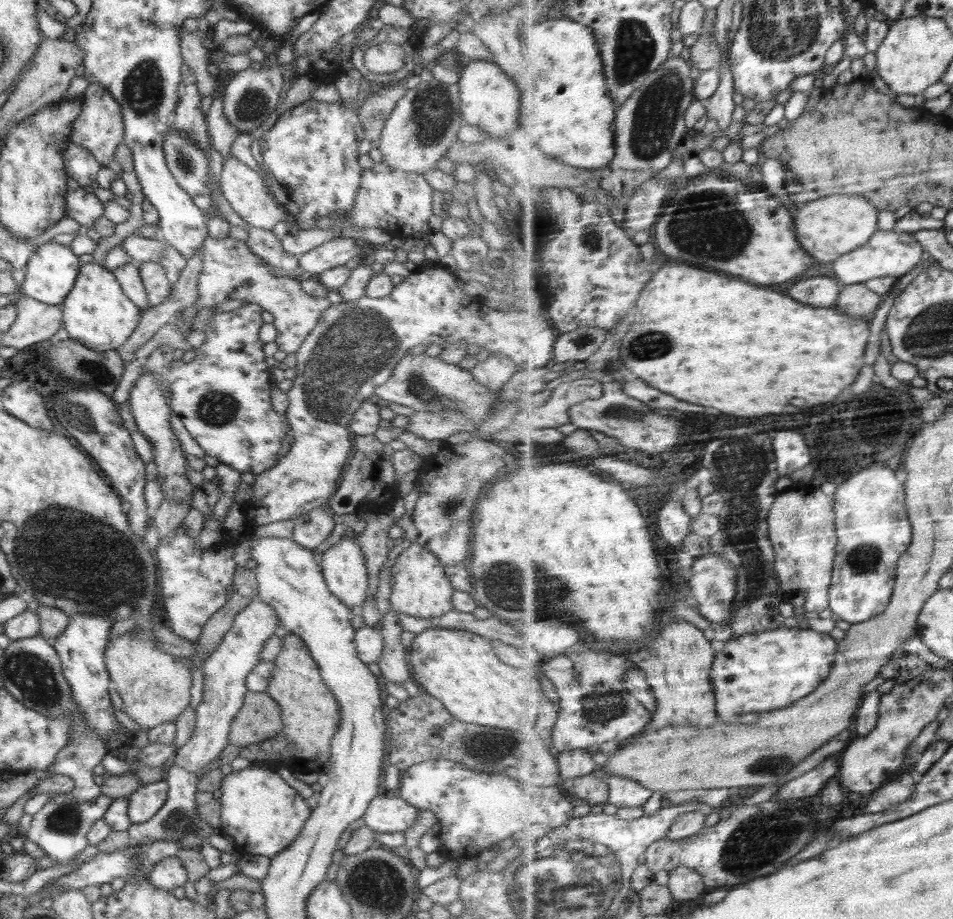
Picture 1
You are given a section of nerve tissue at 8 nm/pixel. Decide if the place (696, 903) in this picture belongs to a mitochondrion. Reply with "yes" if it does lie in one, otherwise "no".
no

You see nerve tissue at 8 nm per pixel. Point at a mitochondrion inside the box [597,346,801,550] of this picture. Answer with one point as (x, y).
(620, 412)

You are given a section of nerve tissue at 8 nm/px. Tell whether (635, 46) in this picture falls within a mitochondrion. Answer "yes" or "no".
yes

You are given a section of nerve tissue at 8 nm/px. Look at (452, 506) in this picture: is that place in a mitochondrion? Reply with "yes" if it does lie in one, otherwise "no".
yes

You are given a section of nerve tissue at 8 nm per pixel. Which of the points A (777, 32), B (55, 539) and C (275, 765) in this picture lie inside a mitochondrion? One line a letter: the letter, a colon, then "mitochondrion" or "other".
A: mitochondrion
B: mitochondrion
C: other

